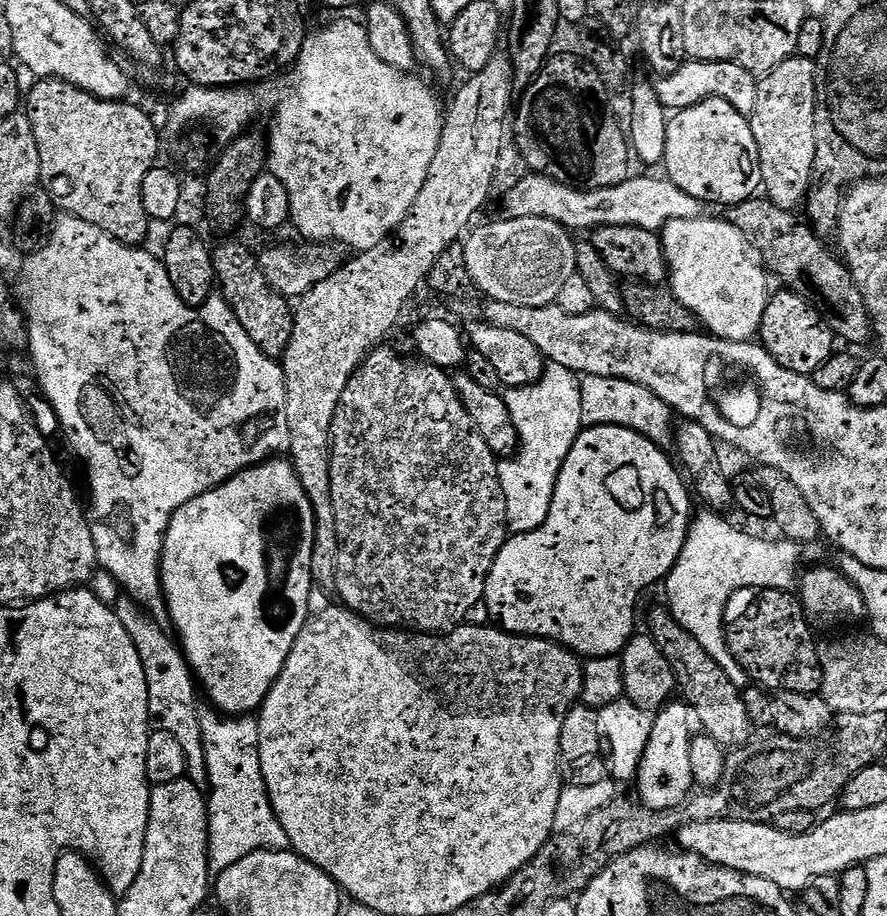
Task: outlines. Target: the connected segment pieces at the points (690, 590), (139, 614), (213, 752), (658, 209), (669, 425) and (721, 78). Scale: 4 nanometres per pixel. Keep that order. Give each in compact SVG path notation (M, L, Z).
M703 511L695 513L688 528L688 537L682 546L682 554L678 554L678 562L663 581L662 589L668 595L666 607L691 636L698 638L702 650L706 650L706 654L710 654L710 658L714 658L714 662L726 670L726 678L730 678L736 688L743 690L749 687L750 677L745 668L738 666L734 654L730 654L728 649L724 611L732 595L743 588L791 589L797 583L801 571L802 548L795 540L763 540L760 536L751 536L724 520L728 518L721 513Z
M121 595L113 608L122 626L126 627L135 649L138 650L142 668L146 673L150 710L155 719L195 721L198 716L198 707L196 708L198 688L194 683L192 669L188 667L188 661L184 659L184 653L177 641L170 634L169 637L166 632L168 630L129 596Z
M216 710L201 711L198 716L200 724L200 744L204 747L204 768L208 771L208 871L219 874L230 866L258 851L278 851L289 847L286 830L272 809L272 803L262 778L260 765L260 726L251 715L226 716Z
M529 171L504 196L503 215L514 218L550 218L559 220L563 228L595 230L606 226L638 226L659 233L668 223L678 218L698 218L702 215L700 201L690 198L686 190L678 190L674 182L656 176L633 175L626 182L609 188L571 188L545 176L542 172Z
M585 375L580 386L580 393L582 394L582 406L578 411L585 425L617 424L623 428L641 432L646 438L657 442L673 439L673 409L646 386L628 380L616 380L614 377Z
M691 58L685 60L683 66L678 70L674 70L674 74L659 77L658 83L655 85L658 98L664 104L665 109L679 110L710 98L722 98L726 102L730 102L730 106L734 106L734 110L738 110L749 118L756 112L759 89L758 77L750 70L742 70L742 66L738 66L734 62L710 62Z

